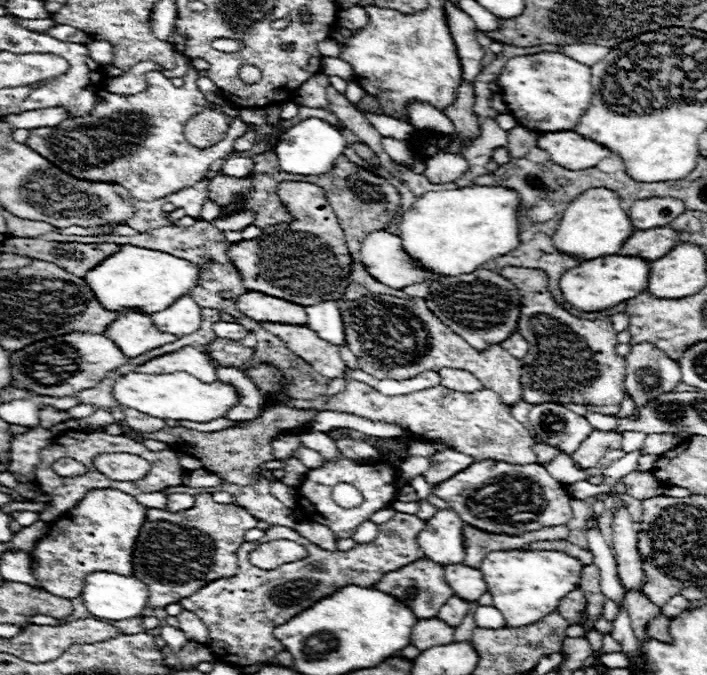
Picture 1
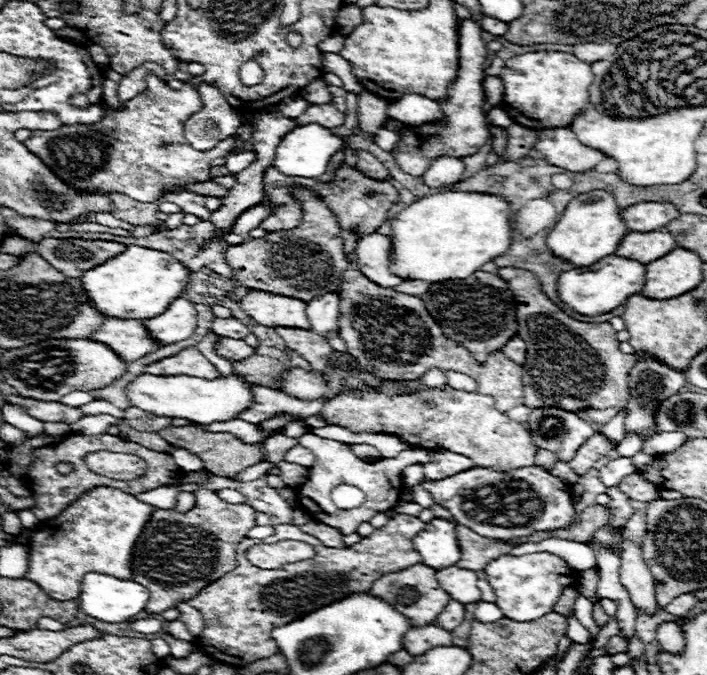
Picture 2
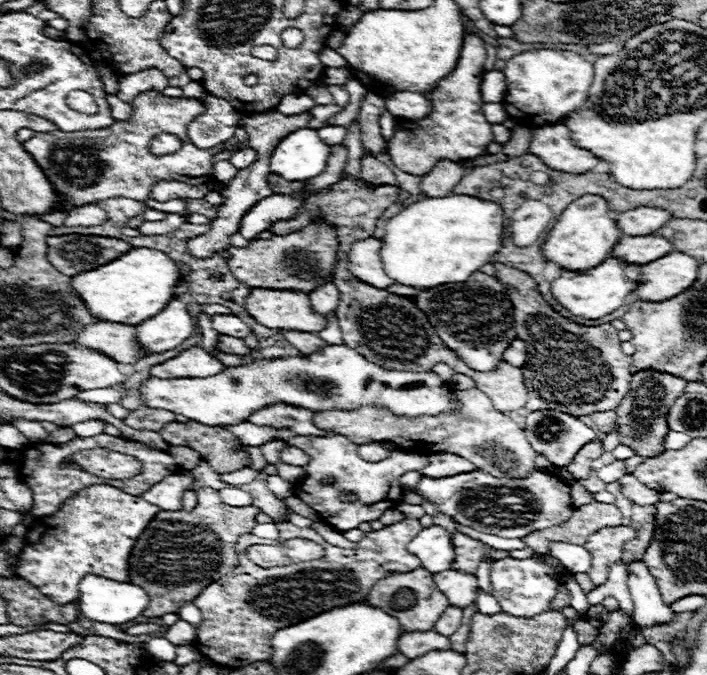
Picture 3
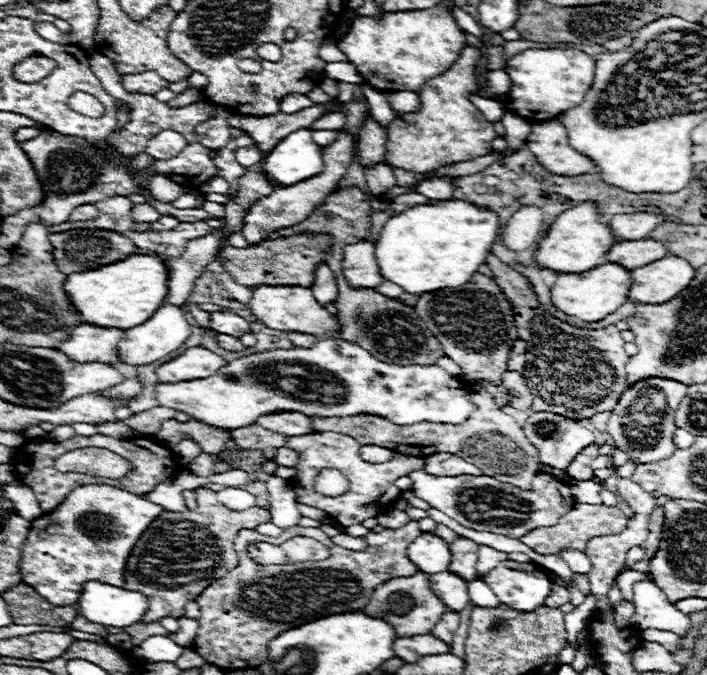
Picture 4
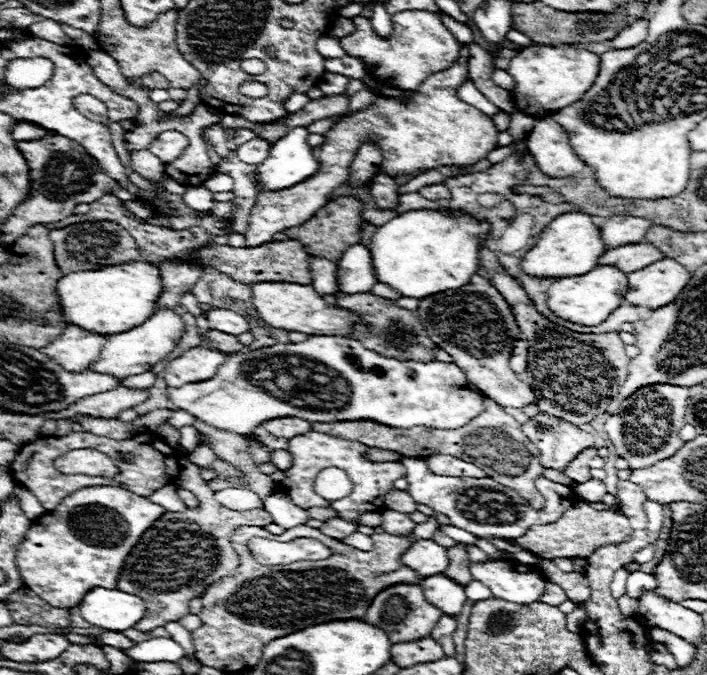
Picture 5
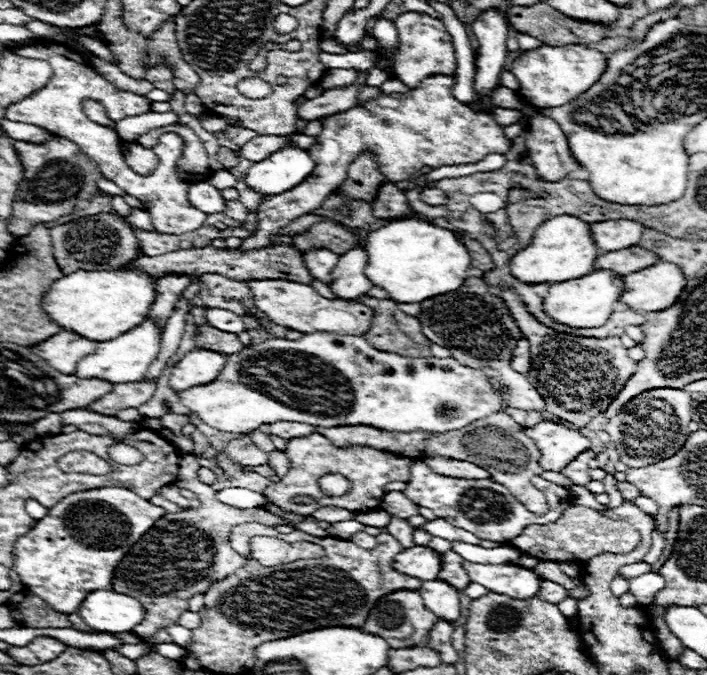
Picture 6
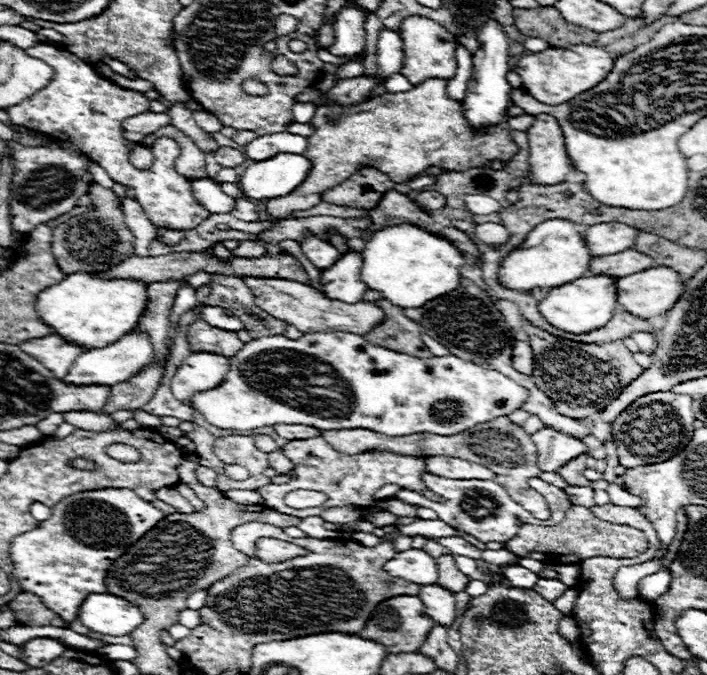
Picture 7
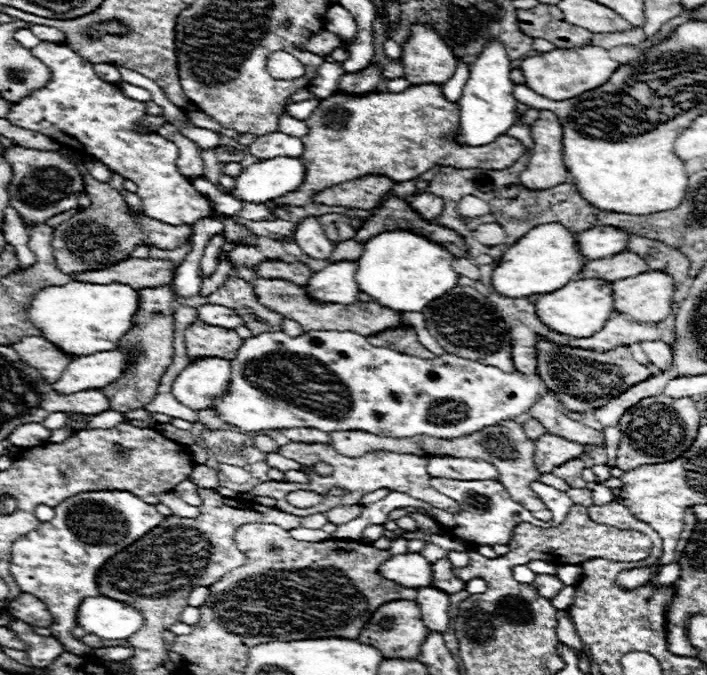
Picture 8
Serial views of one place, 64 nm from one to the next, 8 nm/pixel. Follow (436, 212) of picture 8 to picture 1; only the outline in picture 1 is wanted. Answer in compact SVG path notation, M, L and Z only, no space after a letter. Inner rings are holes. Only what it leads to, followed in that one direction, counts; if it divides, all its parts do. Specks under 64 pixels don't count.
M440 152L428 160L424 176L432 184L446 184L460 178L466 170L468 170L468 162L462 156Z

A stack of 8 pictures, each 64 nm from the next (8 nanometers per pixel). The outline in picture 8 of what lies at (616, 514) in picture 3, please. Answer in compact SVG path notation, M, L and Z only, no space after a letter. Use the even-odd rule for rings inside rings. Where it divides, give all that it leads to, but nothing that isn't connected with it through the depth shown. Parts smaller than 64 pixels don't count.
M574 504L560 526L554 528L540 528L534 524L518 524L512 532L510 552L520 558L520 564L528 564L532 560L544 560L554 566L560 564L582 564L588 558L606 558L606 560L620 560L620 562L636 562L644 560L652 552L652 542L648 536L634 532L634 530L618 530L610 526L596 524L588 518L584 506Z

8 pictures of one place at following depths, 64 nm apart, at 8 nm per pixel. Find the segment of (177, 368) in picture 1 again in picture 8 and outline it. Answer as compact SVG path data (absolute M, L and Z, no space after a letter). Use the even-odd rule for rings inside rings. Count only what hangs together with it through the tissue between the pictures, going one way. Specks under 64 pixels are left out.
M200 358L190 362L176 378L172 392L180 404L192 410L212 408L214 396L224 396L230 386L232 364L222 358Z

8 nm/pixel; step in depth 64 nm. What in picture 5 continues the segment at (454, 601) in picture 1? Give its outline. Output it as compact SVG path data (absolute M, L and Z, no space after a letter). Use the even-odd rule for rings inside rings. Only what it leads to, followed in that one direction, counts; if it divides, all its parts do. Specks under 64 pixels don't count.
M442 616L438 620L438 624L434 626L434 630L430 632L430 636L440 644L444 646L444 656L456 656L456 650L454 650L454 642L452 642L452 634L456 630L456 618L452 616Z

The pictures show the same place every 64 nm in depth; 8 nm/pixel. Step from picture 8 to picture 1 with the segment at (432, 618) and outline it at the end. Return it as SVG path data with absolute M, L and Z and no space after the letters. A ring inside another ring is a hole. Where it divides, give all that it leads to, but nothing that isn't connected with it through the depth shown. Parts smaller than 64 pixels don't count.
M462 564L444 566L444 580L452 588L454 596L466 602L476 602L486 592L486 582L482 578L482 572L470 566Z

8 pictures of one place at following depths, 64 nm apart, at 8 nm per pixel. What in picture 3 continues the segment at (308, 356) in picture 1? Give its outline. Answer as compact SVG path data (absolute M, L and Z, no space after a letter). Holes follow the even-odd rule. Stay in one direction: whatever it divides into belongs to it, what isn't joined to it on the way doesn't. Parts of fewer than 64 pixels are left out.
M284 330L282 332L284 338L294 346L298 348L300 352L304 354L310 354L310 352L316 352L318 348L324 346L324 340L318 338L316 334L310 334L310 332L296 332L296 330Z

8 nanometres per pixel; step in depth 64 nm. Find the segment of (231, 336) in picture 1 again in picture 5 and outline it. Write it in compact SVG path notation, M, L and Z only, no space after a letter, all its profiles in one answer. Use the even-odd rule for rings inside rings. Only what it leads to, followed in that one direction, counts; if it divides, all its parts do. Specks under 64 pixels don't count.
M214 308L214 310L206 312L206 318L210 322L210 328L220 330L220 332L228 332L232 336L240 336L244 332L250 332L250 324L246 322L246 318L242 318L240 314L232 312L232 310Z

